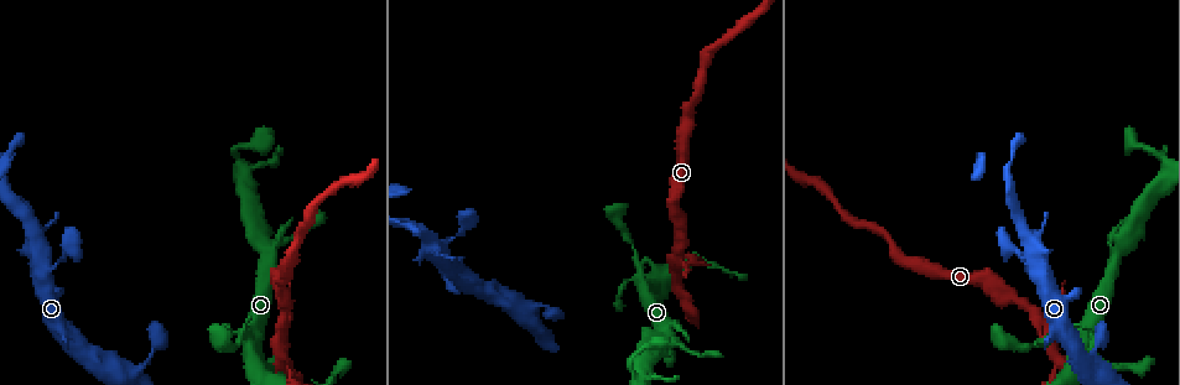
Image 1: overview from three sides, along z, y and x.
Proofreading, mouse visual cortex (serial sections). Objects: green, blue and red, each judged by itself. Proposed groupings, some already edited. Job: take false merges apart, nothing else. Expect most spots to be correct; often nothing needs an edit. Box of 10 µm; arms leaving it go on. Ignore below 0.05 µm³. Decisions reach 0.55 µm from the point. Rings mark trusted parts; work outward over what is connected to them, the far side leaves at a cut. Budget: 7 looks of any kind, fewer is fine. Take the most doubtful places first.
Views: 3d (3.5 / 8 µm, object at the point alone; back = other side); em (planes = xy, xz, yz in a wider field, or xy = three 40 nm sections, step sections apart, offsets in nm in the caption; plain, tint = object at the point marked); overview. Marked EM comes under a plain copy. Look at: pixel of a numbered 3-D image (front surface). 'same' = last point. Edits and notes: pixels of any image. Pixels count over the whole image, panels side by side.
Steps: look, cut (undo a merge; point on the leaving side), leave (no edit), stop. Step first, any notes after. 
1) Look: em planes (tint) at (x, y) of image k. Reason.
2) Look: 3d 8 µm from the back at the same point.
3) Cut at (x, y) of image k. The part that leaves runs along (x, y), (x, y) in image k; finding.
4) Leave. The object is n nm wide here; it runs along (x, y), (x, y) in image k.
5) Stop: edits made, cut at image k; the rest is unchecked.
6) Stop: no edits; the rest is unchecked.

Look: 3d 8 µm at (1057, 358) of image 1. Narrows sharply.

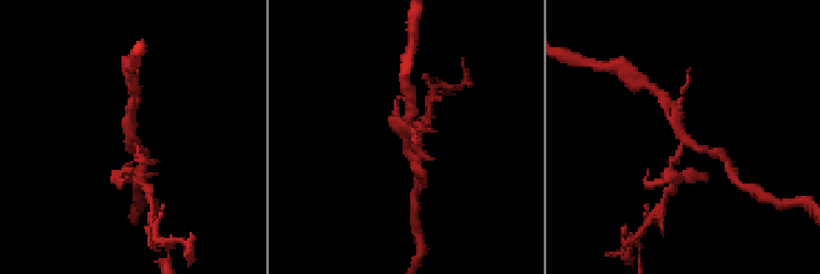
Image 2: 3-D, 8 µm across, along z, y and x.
Look: em xy step 5 (tint) at the same point. Shape alone is not enough.

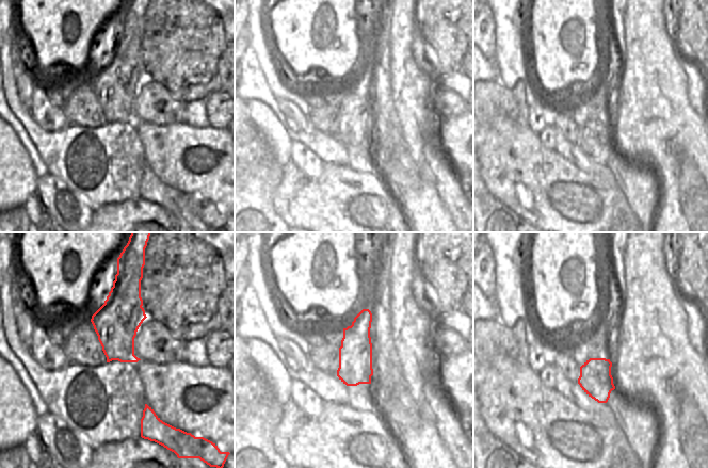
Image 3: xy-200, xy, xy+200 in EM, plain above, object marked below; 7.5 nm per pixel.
Cut at (421, 125) of image 2. 3 arms meet here; a border runs along (138, 279), (138, 301), (142, 305) in image 3; two cells meet here.

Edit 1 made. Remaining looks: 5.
Look: 3d 3.5 µm at (659, 334) of image 1. Arms part here.

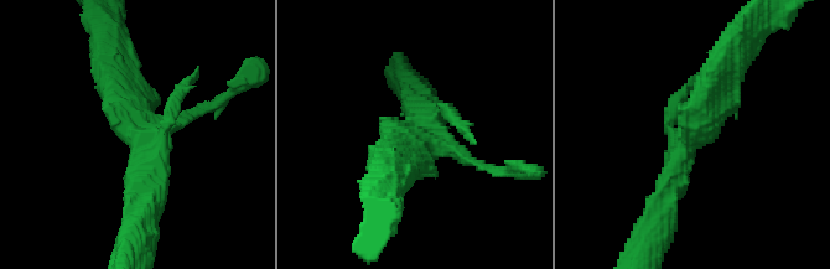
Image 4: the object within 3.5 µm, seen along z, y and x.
Look: em xy step 2 (tint) at (415, 137) of image 4.

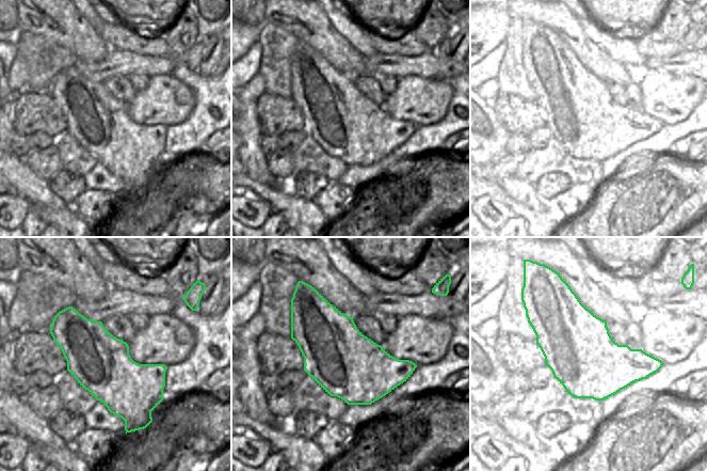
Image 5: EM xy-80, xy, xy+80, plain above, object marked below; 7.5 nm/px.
Leave. All the same cell.

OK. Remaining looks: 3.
Look: 3d 8 µm at (148, 360) of image 1. A narrow waist.

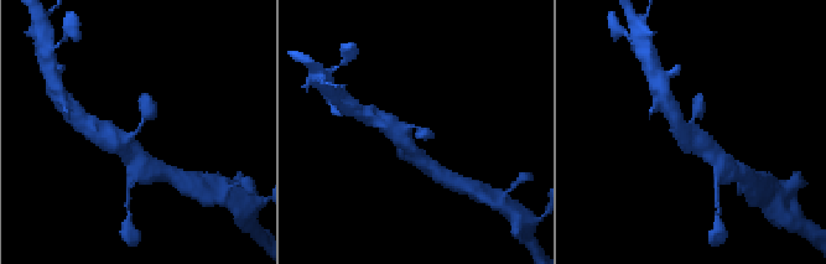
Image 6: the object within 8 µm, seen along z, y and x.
Look: 3d 3.5 µm at the same point.

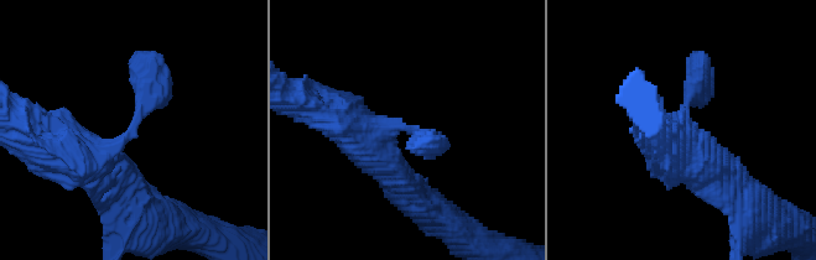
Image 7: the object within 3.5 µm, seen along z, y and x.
Look: em xy step 3 (tint) at (129, 127) of image 7.

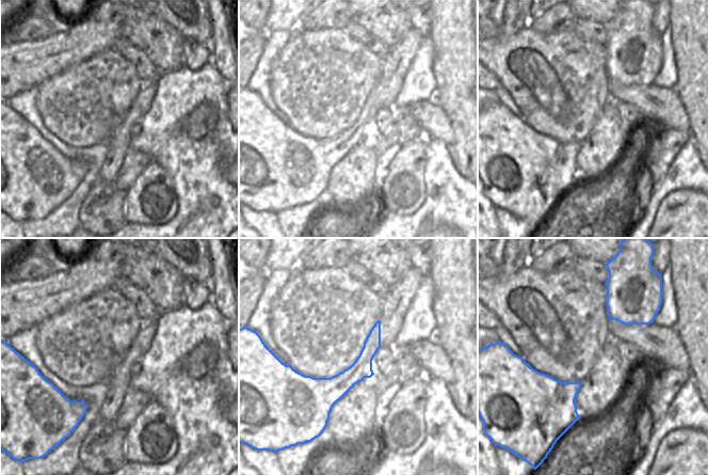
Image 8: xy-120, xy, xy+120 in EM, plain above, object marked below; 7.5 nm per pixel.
Leave. It runs along (377, 325), (339, 385), (289, 371) in image 8; continuous, no second cell.

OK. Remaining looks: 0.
Stop: edits made, cut at image 2; the rest is unchecked.

